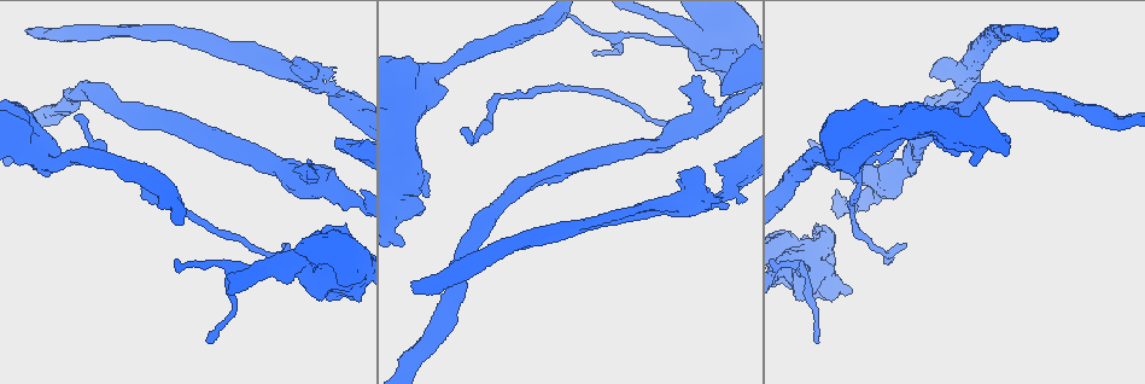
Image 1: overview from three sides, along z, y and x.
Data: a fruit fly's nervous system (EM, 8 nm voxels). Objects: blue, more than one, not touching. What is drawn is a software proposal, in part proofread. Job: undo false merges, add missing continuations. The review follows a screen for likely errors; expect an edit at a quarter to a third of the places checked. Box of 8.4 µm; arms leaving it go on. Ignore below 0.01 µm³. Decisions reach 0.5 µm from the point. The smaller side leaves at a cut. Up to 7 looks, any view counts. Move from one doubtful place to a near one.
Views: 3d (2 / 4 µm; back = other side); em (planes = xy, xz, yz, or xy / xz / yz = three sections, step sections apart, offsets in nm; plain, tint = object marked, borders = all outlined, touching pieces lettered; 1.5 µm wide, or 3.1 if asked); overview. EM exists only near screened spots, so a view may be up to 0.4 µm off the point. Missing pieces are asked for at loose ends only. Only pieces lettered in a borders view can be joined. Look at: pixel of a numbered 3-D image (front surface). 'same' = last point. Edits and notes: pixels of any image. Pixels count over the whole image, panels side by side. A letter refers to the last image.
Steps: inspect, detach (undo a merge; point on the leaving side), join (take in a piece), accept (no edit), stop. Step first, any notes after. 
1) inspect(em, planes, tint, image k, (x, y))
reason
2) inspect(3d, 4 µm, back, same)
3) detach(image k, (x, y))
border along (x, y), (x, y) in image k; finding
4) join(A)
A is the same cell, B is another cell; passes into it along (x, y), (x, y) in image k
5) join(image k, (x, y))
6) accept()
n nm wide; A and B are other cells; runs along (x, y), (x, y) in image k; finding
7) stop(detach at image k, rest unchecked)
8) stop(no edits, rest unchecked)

inspect(em, xy, step 8, tint, image 1, (502, 96))
a narrow waist

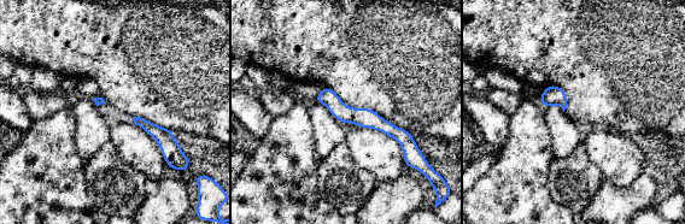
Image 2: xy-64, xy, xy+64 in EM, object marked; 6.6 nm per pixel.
inspect(em, planes, tint, same)

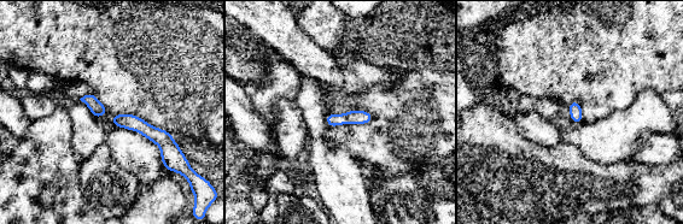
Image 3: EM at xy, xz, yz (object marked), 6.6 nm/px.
inspect(em, planes, borders, same)
see the neighbours

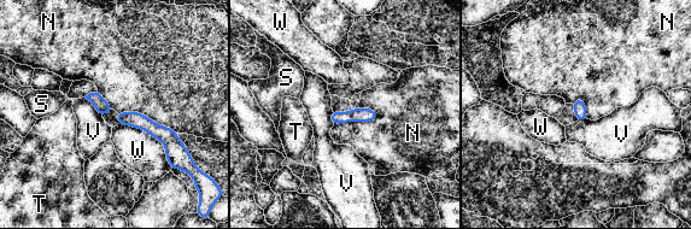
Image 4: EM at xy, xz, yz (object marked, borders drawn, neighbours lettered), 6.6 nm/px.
accept()
N, S, T, V and W are other cells; border along (379, 113), (372, 121), (334, 125) in image 4; all the same cell

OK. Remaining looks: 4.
inspect(3d, 4 µm, back, image 1, (407, 58))

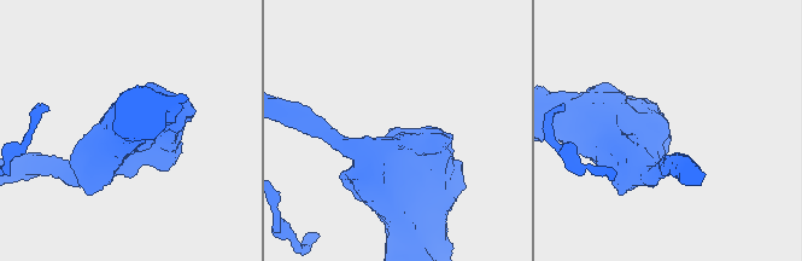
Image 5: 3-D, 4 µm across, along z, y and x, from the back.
inspect(em, planes, borders, image 5, (668, 136))

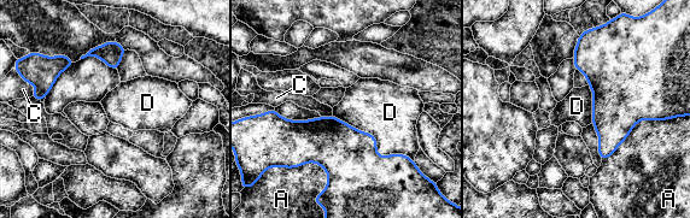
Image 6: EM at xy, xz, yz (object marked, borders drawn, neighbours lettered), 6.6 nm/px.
accept()
A, C and D are other cells; none of them fits

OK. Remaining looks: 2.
inspect(em, xz, step 4, tint, image 1, (889, 261))
thin end

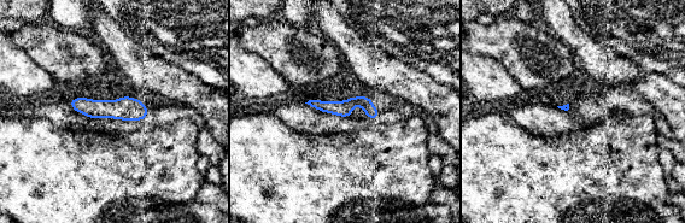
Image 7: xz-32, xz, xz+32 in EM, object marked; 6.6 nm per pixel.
inspect(em, planes, borders, same)

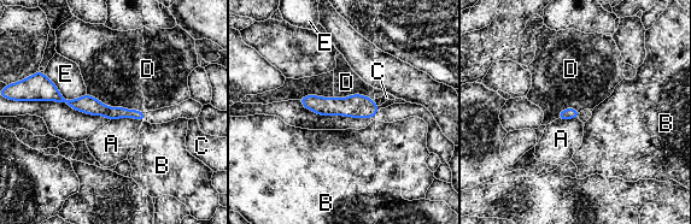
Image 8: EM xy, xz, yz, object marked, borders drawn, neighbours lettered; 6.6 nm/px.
join(C)
C is the same cell, A, B, D and E are other cells; it goes on there

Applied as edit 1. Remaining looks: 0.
stop(join at image 8, rest unchecked)

